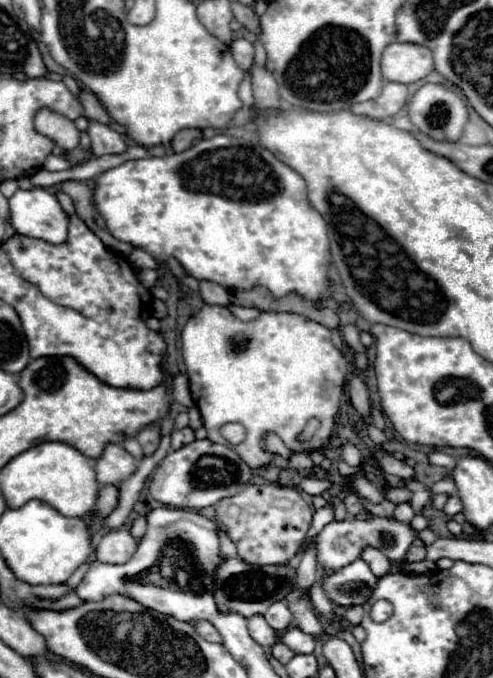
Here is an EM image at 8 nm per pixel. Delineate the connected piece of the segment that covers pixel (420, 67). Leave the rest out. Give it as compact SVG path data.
M391 43L381 57L381 73L387 81L415 83L433 71L433 55L423 45Z

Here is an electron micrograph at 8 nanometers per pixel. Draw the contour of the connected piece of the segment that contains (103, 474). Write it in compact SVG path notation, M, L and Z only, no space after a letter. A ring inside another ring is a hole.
M107 445L103 455L95 461L97 481L101 485L119 485L121 481L129 479L137 469L137 461L121 447L121 445Z

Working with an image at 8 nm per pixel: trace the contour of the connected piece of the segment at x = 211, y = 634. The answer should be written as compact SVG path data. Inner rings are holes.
M193 621L193 627L195 627L197 633L201 633L201 637L205 637L207 641L221 643L221 635L217 633L217 629L215 629L209 621Z

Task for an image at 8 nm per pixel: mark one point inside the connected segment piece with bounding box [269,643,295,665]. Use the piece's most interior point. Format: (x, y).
(279, 651)

